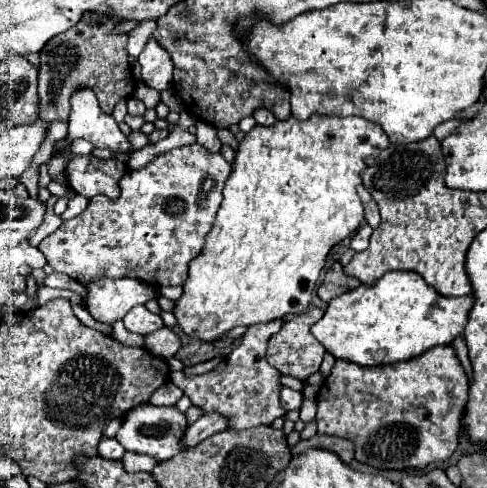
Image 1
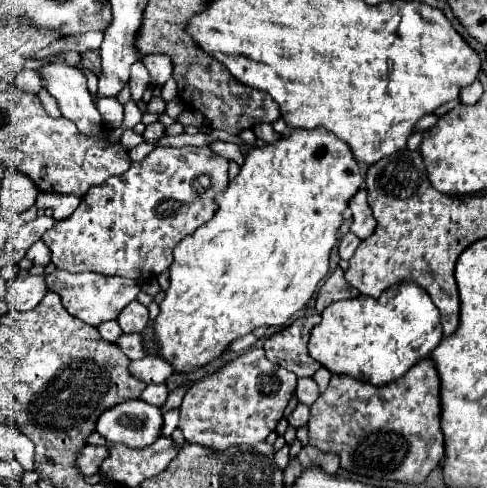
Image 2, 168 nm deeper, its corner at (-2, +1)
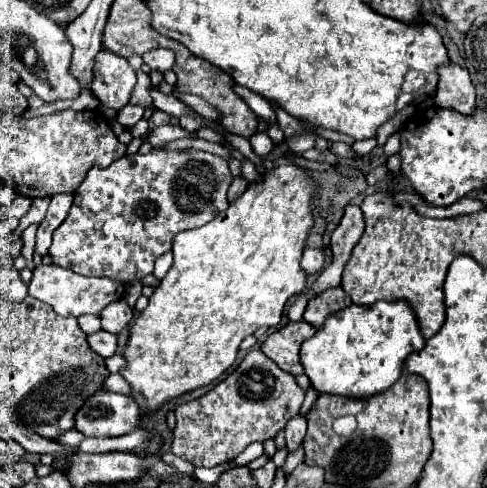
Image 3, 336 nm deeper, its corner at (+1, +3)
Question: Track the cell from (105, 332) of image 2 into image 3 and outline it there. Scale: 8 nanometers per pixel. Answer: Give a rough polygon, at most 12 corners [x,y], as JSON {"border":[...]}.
{"border":[[84,315],[78,319],[88,335],[102,331],[100,317]]}

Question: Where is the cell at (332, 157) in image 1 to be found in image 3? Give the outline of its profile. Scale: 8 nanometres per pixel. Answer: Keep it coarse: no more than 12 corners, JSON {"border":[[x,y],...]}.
{"border":[[260,173],[130,327],[142,411],[212,383],[308,287],[320,187]]}

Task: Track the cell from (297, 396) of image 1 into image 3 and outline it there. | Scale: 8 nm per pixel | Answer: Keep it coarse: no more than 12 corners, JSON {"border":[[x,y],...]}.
{"border":[[292,417],[284,427],[288,451],[294,451],[306,435],[306,417]]}

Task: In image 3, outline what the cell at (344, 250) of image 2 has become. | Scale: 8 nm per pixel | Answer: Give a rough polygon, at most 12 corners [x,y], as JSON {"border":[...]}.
{"border":[[306,249],[302,267],[308,275],[324,267],[324,249]]}

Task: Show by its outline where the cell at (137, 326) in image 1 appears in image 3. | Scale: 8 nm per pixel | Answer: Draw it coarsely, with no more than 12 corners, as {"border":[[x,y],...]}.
{"border":[[124,299],[100,313],[102,329],[120,333],[134,317]]}

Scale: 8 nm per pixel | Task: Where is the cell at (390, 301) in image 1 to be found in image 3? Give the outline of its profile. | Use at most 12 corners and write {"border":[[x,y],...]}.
{"border":[[408,301],[350,305],[302,343],[318,393],[368,397],[426,339]]}

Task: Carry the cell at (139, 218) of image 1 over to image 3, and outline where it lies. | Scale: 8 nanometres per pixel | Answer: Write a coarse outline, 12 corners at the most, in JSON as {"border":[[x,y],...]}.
{"border":[[152,149],[88,171],[48,255],[138,281],[226,207],[228,161]]}

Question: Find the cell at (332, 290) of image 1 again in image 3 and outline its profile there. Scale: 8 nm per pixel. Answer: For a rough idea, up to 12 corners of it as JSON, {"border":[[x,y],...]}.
{"border":[[342,287],[310,299],[304,321],[320,327],[330,313],[352,299]]}

